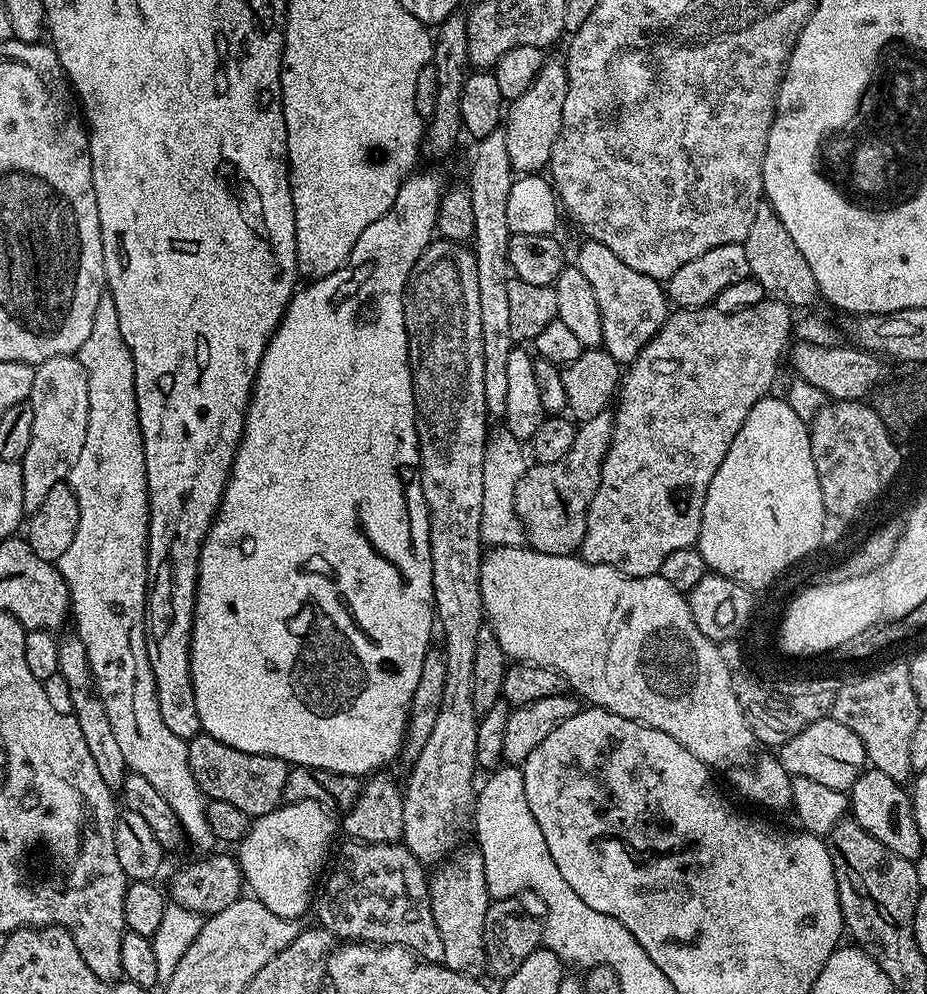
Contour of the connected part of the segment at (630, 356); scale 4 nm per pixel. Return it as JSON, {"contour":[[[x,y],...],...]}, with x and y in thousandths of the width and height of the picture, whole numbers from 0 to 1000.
{"contour":[[[631,240],[630,246],[621,254],[619,268],[628,272],[630,279],[636,283],[641,292],[641,300],[645,300],[645,312],[649,316],[649,347],[671,368],[676,368],[688,360],[688,356],[714,332],[723,317],[723,303],[714,289],[713,283],[701,280],[697,276],[688,276],[688,272],[680,272],[658,247],[649,247],[649,243]]]}

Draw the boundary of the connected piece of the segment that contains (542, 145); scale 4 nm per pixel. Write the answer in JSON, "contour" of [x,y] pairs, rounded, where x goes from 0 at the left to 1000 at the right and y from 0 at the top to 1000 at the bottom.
{"contour":[[[591,58],[588,59],[585,70],[580,70],[580,78],[576,78],[572,91],[551,102],[543,130],[553,174],[578,175],[592,168],[598,143],[606,131],[606,106],[611,104],[612,90],[612,67],[605,61],[603,64],[602,61]]]}

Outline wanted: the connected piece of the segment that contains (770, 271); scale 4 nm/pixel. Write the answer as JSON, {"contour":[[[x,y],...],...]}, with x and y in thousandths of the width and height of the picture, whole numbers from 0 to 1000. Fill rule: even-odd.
{"contour":[[[826,203],[818,207],[818,215],[813,215],[813,223],[809,227],[809,235],[805,235],[802,244],[805,252],[805,264],[809,264],[809,278],[825,290],[830,299],[846,303],[855,311],[862,312],[871,306],[882,302],[878,272],[865,260],[865,252],[857,244],[857,239],[844,227],[844,219]]]}

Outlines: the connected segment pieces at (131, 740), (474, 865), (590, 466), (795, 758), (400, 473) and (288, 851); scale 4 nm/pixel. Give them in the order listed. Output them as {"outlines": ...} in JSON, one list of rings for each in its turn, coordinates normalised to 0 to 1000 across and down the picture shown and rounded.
{"outlines":[[[[114,296],[106,304],[106,312],[101,312],[101,328],[97,328],[97,340],[93,340],[93,344],[88,344],[84,355],[84,361],[88,364],[88,368],[95,377],[95,387],[97,388],[97,416],[95,418],[93,445],[88,448],[88,457],[84,457],[84,465],[80,465],[80,469],[76,473],[71,484],[80,493],[80,501],[84,501],[84,533],[80,537],[80,545],[76,545],[76,549],[71,552],[71,557],[67,557],[67,561],[63,565],[65,576],[73,591],[76,620],[79,625],[82,623],[80,636],[93,650],[93,658],[97,658],[97,674],[104,683],[104,693],[108,695],[108,701],[114,710],[114,719],[119,721],[119,730],[123,730],[123,739],[125,739],[125,743],[132,754],[132,763],[136,763],[136,767],[141,776],[153,779],[153,783],[159,783],[159,785],[169,793],[170,799],[175,799],[175,803],[179,803],[179,807],[183,807],[183,815],[188,815],[192,827],[198,833],[200,842],[202,842],[204,846],[208,845],[216,853],[224,853],[228,849],[231,849],[227,827],[223,826],[225,806],[222,804],[220,796],[214,791],[214,787],[209,787],[209,775],[205,775],[203,745],[196,743],[192,738],[184,736],[179,730],[179,726],[175,726],[175,714],[170,710],[166,674],[162,670],[162,662],[157,654],[157,642],[155,641],[155,611],[157,610],[157,602],[160,601],[160,490],[157,489],[157,465],[155,464],[155,450],[153,449],[151,426],[149,425],[149,416],[147,415],[147,397],[145,396],[145,388],[142,387],[142,381],[145,380],[145,364],[142,363],[140,352],[132,340],[132,332],[127,330],[127,312],[123,312],[123,304],[121,303],[120,297]]],[[[512,852],[499,853],[476,865],[465,878],[462,890],[464,911],[468,915],[468,928],[472,928],[472,940],[477,940],[477,969],[491,978],[517,983],[526,968],[522,955],[522,929],[529,902],[520,861]]],[[[659,413],[629,424],[622,430],[619,449],[611,461],[592,467],[575,466],[554,495],[557,516],[565,530],[569,546],[578,555],[616,559],[625,552],[634,532],[634,510],[649,481],[649,467],[660,444],[662,419]]],[[[890,722],[869,730],[865,738],[857,738],[852,746],[840,749],[839,763],[851,781],[878,783],[878,787],[887,787],[887,791],[900,791],[900,795],[915,797],[923,784],[931,779],[936,769],[936,760],[930,751],[930,742],[917,734],[917,730],[908,730],[908,726]]],[[[446,172],[444,176],[436,182],[434,191],[429,191],[429,199],[425,199],[425,207],[408,219],[408,223],[399,223],[395,231],[391,231],[391,239],[382,247],[374,266],[346,282],[329,285],[323,292],[315,295],[315,303],[302,321],[302,327],[291,340],[287,352],[280,361],[278,376],[272,386],[272,403],[268,405],[268,416],[263,421],[263,436],[259,448],[255,450],[255,464],[250,466],[250,476],[246,482],[244,493],[239,497],[237,512],[233,515],[231,525],[222,537],[216,550],[214,561],[214,586],[211,587],[211,606],[209,608],[209,622],[207,623],[207,641],[205,642],[205,678],[209,690],[209,706],[214,710],[214,722],[217,733],[223,739],[244,746],[244,751],[252,751],[252,755],[261,755],[270,759],[287,759],[301,765],[311,766],[312,770],[339,771],[347,775],[356,775],[365,779],[378,779],[389,783],[417,774],[419,768],[426,761],[433,760],[436,752],[436,735],[440,732],[440,716],[447,702],[447,694],[451,691],[451,682],[455,682],[455,666],[464,654],[462,648],[466,644],[466,628],[468,632],[468,590],[466,589],[466,562],[464,561],[464,529],[462,528],[462,510],[460,501],[455,497],[453,488],[453,446],[449,436],[449,401],[444,391],[444,373],[440,367],[440,337],[436,323],[436,291],[440,289],[440,278],[444,269],[455,260],[471,236],[470,217],[475,214],[475,200],[481,192],[481,184],[470,173]]],[[[307,807],[302,812],[291,815],[291,819],[275,822],[268,832],[268,837],[258,846],[257,864],[264,890],[269,894],[272,892],[271,900],[280,905],[283,911],[300,920],[302,924],[323,927],[324,921],[331,913],[333,916],[338,912],[339,898],[343,893],[341,880],[345,876],[345,880],[351,876],[356,865],[356,858],[359,856],[358,844],[361,843],[362,837],[365,841],[364,826],[361,829],[358,825],[361,825],[359,818],[343,807],[317,807],[316,809]]]]}

